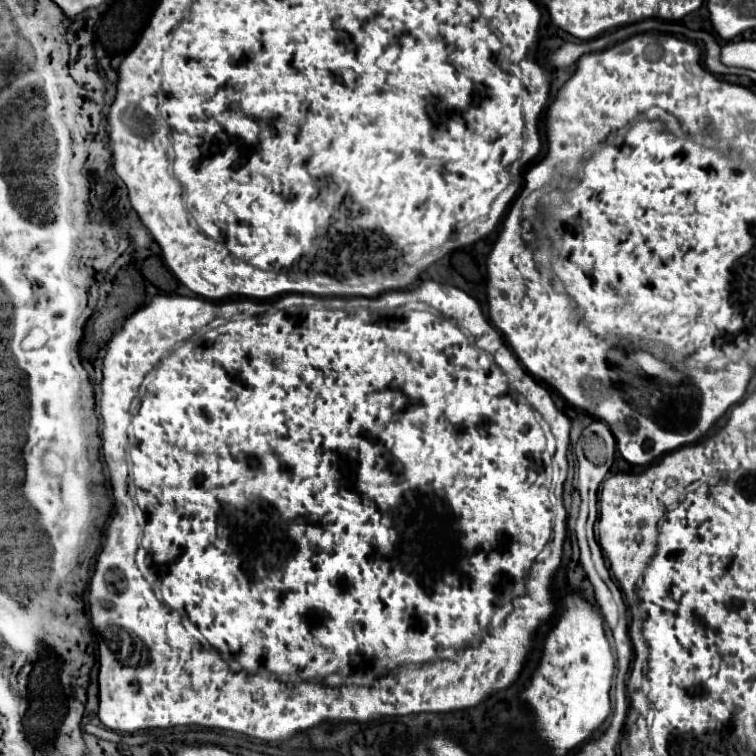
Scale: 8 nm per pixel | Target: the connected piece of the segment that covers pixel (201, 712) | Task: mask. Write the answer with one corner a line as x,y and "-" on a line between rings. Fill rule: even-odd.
424,281
424,283
422,283
422,285
420,285
420,287
418,287
418,289
412,289
412,291
390,291
390,293
384,293
384,295
380,295
380,297
375,297
375,298
365,298
365,297
352,297
352,298
341,298
341,297
327,297
327,298
324,298
324,297
318,297
318,296
313,296
313,295
306,295
306,294
297,294
297,293
290,293
290,294
286,294
286,295
284,295
284,296
282,296
282,297
281,297
281,298
280,298
280,300
279,300
279,301
278,301
278,305
279,305
279,307
280,307
280,308
281,308
281,309
282,309
282,310
284,310
284,311
276,311
276,313
266,313
266,312
263,312
263,310
262,310
262,309
263,309
263,308
262,308
262,307
263,307
263,306
264,306
264,304
263,304
263,303
262,303
262,302
258,302
258,301
257,301
257,302
256,302
256,301
228,301
228,303
210,303
210,301
206,301
206,299
200,299
200,297
182,297
182,295
174,295
174,293
172,293
172,295
168,295
168,293
160,293
160,295
158,295
158,297
154,297
154,299
152,299
152,301
150,301
150,305
148,305
148,307
144,307
144,309
140,309
140,311
136,311
136,313
134,313
134,315
132,315
132,317
128,317
128,319
126,319
126,323
124,323
124,327
122,327
122,331
120,331
120,333
118,333
118,335
114,335
114,337
112,337
112,339
110,339
110,343
108,343
108,345
106,345
106,349
104,349
104,357
102,357
102,371
104,371
104,379
102,379
102,399
100,399
100,415
101,415
101,419
102,419
102,431
101,431
101,437
102,437
102,441
103,441
103,445
102,445
102,455
103,455
103,459
104,459
104,461
106,461
106,465
108,465
108,475
109,475
109,478
110,478
110,486
111,486
111,487
112,487
112,488
110,488
110,490
111,490
111,489
112,489
112,496
111,496
111,497
113,497
113,499
114,499
114,515
112,515
112,519
110,519
110,521
109,521
109,523
108,523
108,525
107,525
107,526
106,526
106,528
105,528
105,530
104,530
104,536
105,536
105,539
104,539
104,545
102,545
102,549
101,549
101,551
100,551
100,553
98,553
98,557
96,557
96,567
94,567
94,575
92,575
92,579
90,579
90,589
88,589
88,607
90,607
90,625
92,625
92,629
94,629
94,633
96,633
96,643
98,643
98,665
100,665
100,669
98,669
98,689
100,689
100,693
98,693
98,699
100,699
100,707
98,707
98,717
100,717
100,721
102,721
102,725
104,725
104,727
108,727
108,729
112,729
112,731
118,731
118,733
138,733
138,731
144,731
144,729
156,729
156,727
160,727
160,729
168,729
168,727
176,727
176,725
198,725
198,727
206,727
206,729
224,729
224,731
228,731
228,729
230,729
230,731
236,731
236,733
242,733
242,735
248,735
248,737
254,737
254,739
258,739
258,741
264,741
264,743
278,743
278,741
284,741
284,739
288,739
288,737
292,737
292,735
296,735
296,733
298,733
298,731
304,731
304,729
310,729
310,727
316,727
316,725
318,725
318,723
322,723
322,721
358,721
358,723
364,723
364,721
370,721
370,719
372,719
372,717
374,717
374,715
410,715
410,713
430,713
430,711
432,711
432,713
446,713
446,711
458,711
458,709
468,709
468,707
474,707
474,705
478,705
478,703
480,703
480,701
484,701
484,699
486,699
486,697
488,697
488,693
492,693
492,691
498,691
498,689
504,689
504,687
508,687
508,685
510,685
510,683
512,683
512,681
514,681
514,679
516,679
516,677
518,677
518,673
520,673
520,669
522,669
522,665
524,665
524,661
526,661
526,657
528,657
528,651
530,651
530,647
532,647
532,637
534,637
534,633
536,633
536,629
538,629
538,627
540,627
540,625
542,625
542,623
546,623
546,621
548,621
548,619
550,619
550,617
552,617
552,615
554,615
554,613
556,613
556,595
554,595
554,593
552,593
552,579
554,579
554,573
556,573
556,569
558,569
558,565
560,565
560,559
562,559
562,557
563,557
563,544
564,544
564,541
565,541
565,539
566,539
566,522
565,522
565,521
566,521
566,519
567,519
567,512
566,512
566,509
565,509
565,507
564,507
564,504
563,504
563,499
562,499
562,497
563,497
563,486
564,486
564,482
565,482
565,480
566,480
566,478
567,478
567,473
568,473
568,461
567,461
567,458
566,458
566,453
567,453
567,450
568,450
568,447
569,447
569,445
570,445
570,429
571,429
571,420
570,420
570,418
569,418
569,417
568,417
568,416
567,416
567,415
566,415
566,414
565,414
565,412
564,412
564,411
562,411
562,410
560,410
560,409
559,409
559,408
557,408
557,406
556,406
556,405
555,405
555,403
554,403
554,401
553,401
553,399
552,399
552,397
551,397
551,395
550,395
550,393
549,393
549,392
548,392
548,390
547,390
547,389
546,389
546,388
544,388
544,387
542,387
542,386
541,386
541,385
540,385
540,384
539,384
539,382
538,382
538,381
535,381
535,380
534,380
534,379
532,379
532,377
530,377
530,375
528,375
528,373
527,373
527,372
526,372
526,371
525,371
525,370
524,370
524,369
523,369
523,368
522,368
522,366
521,366
521,365
520,365
520,363
519,363
519,361
518,361
518,359
517,359
517,357
516,357
516,356
515,356
515,354
514,354
514,353
513,353
513,352
512,352
512,350
511,350
511,348
510,348
510,347
509,347
509,346
508,346
508,345
507,345
507,343
504,343
504,339
502,339
502,335
500,335
500,331
498,331
498,329
494,329
494,326
493,326
493,325
491,325
491,323
490,323
490,321
489,321
489,320
488,320
488,319
487,319
487,318
486,318
486,317
485,317
485,315
484,315
484,314
483,314
483,311
482,311
482,309
480,309
480,305
478,305
478,301
476,301
476,299
472,299
472,297
470,297
470,295
466,295
466,293
464,293
464,291
462,291
462,289
456,289
456,287
450,287
450,285
442,285
442,283
436,283
436,281
-
526,571
528,571
528,577
526,577
526,581
524,581
524,585
526,585
526,593
524,593
524,595
520,595
520,597
518,597
518,599
514,599
514,601
512,601
512,603
514,603
514,611
512,611
512,613
510,613
510,615
508,615
508,617
506,617
506,619
504,619
504,623
502,623
502,625
500,625
500,627
498,627
498,629
490,629
490,617
492,617
492,611
494,611
494,589
498,589
498,587
496,587
496,585
500,585
500,581
502,581
502,579
522,579
522,577
524,577
524,573
526,573
-
155,586
156,586
156,587
158,587
158,589
160,589
160,595
156,595
156,593
155,593
155,592
154,592
154,587
155,587
-
186,619
188,619
188,621
190,621
190,623
192,623
192,625
194,625
194,627
196,627
196,629
198,629
198,633
200,633
200,635
202,635
202,637
200,637
200,635
198,635
198,633
192,633
192,631
188,631
188,629
186,629
186,627
184,627
184,623
182,623
182,621
186,621
-
376,667
384,667
384,669
386,669
386,673
390,673
390,671
394,671
394,673
396,673
396,677
394,677
394,679
392,679
392,677
384,677
384,679
376,679
376,681
374,681
374,683
372,683
372,685
370,685
370,687
362,687
362,685
354,685
354,683
344,683
344,685
338,685
338,687
332,687
332,685
324,685
324,684
325,684
325,679
326,679
326,677
328,677
328,675
332,675
332,673
342,673
342,675
344,675
344,673
350,673
350,671
364,671
364,669
376,669

